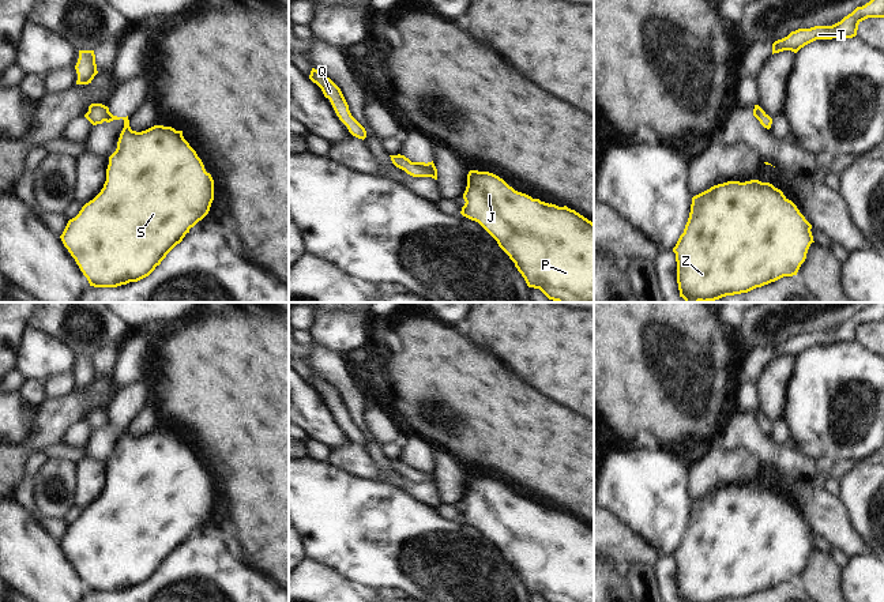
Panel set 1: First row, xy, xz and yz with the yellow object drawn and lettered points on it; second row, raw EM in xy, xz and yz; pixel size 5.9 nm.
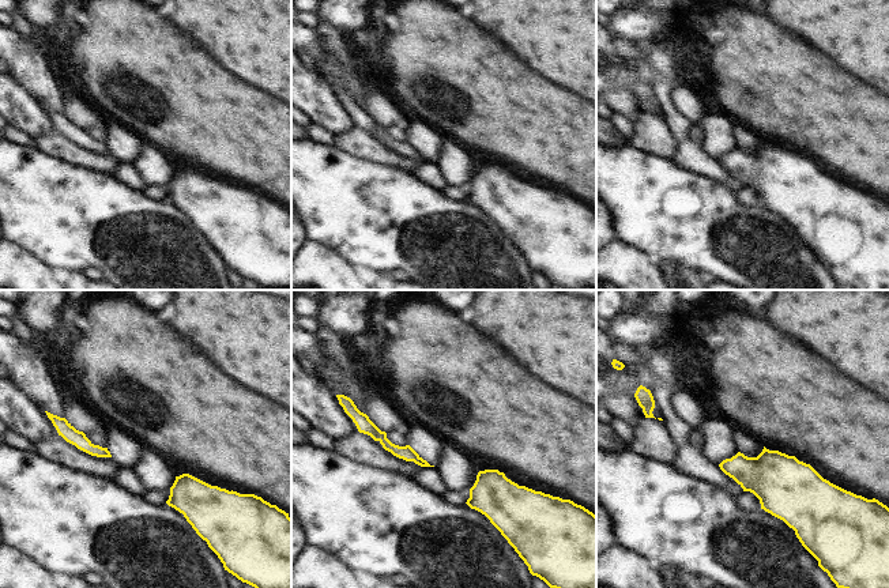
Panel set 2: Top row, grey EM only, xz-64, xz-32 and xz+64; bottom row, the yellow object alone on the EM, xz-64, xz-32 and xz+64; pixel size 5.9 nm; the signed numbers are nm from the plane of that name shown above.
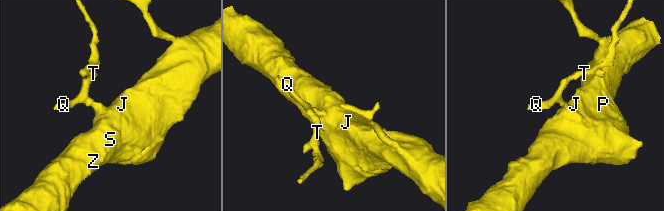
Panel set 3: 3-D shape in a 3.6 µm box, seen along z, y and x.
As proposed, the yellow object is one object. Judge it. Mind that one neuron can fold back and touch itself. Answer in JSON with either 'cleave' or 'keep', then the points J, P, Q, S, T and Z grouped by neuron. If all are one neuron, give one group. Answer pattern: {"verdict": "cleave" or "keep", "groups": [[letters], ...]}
{"verdict": "keep", "groups": [["J", "P", "Q", "S", "T", "Z"]]}

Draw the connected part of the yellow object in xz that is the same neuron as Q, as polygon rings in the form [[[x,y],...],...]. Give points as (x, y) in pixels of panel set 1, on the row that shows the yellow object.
[[[312,68],[309,79],[316,83],[326,98],[330,99],[336,116],[339,120],[347,127],[349,132],[358,138],[365,139],[366,131],[365,128],[351,116],[349,110],[349,105],[341,91],[341,89],[326,75],[323,75],[320,71]]]

